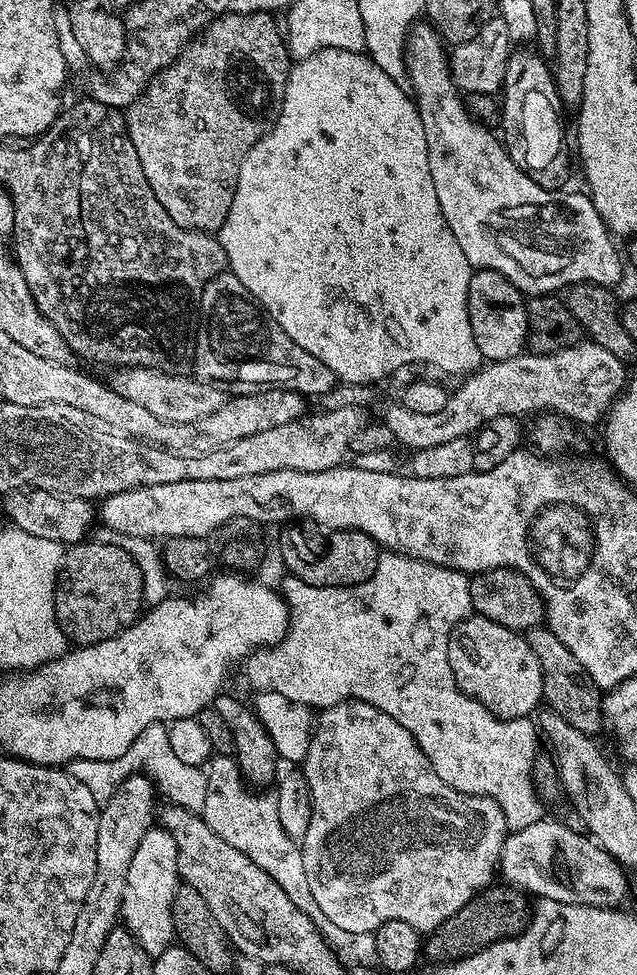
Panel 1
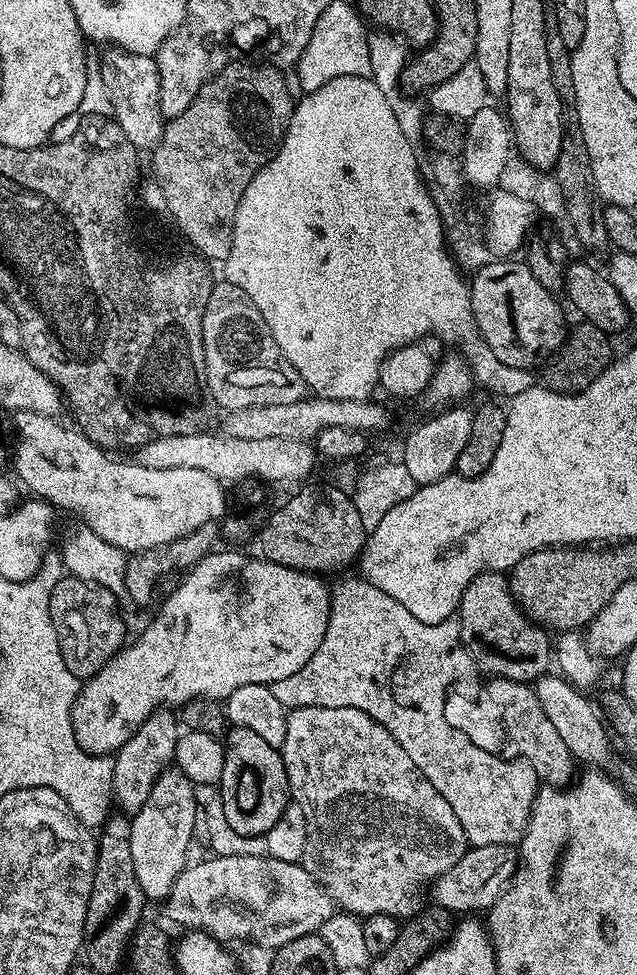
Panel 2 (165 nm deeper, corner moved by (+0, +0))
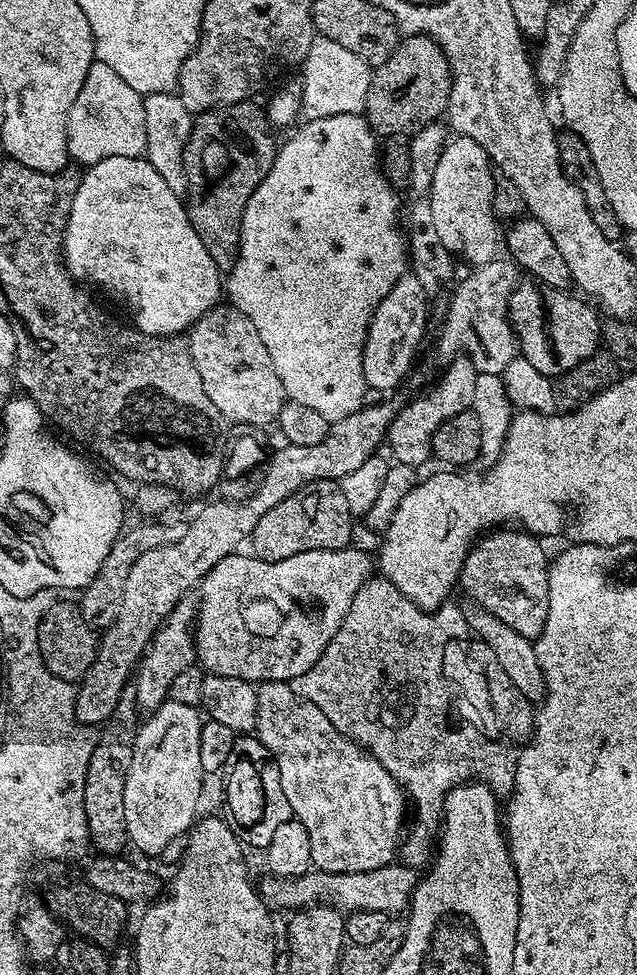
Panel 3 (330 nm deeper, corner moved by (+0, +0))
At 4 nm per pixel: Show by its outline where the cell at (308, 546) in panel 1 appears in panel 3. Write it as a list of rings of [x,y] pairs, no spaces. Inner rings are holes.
[[[337,481],[310,482],[310,486],[302,486],[302,490],[290,494],[290,498],[282,498],[278,506],[258,518],[258,526],[254,526],[250,537],[250,552],[259,560],[282,562],[306,550],[347,548],[353,543],[352,523],[350,502],[346,502],[346,494],[342,494]]]

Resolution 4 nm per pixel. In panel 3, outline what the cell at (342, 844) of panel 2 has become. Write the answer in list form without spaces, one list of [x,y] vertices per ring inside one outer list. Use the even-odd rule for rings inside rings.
[[[266,680],[257,687],[258,694],[258,722],[256,723],[255,735],[259,736],[260,741],[266,746],[266,750],[272,753],[278,766],[278,774],[282,782],[282,790],[286,790],[286,802],[290,802],[292,814],[295,819],[306,826],[306,834],[310,834],[310,858],[312,859],[312,868],[321,872],[369,872],[385,868],[386,865],[393,863],[397,859],[398,849],[402,844],[402,829],[404,824],[404,804],[406,808],[406,793],[400,787],[399,782],[392,777],[384,768],[384,763],[378,758],[374,758],[367,748],[361,748],[355,740],[349,740],[306,698],[302,698],[292,689],[291,683],[282,680]]]

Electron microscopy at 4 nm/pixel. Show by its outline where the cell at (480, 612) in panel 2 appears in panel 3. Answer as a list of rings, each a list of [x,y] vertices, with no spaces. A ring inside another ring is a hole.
[[[516,526],[489,531],[477,539],[458,581],[471,603],[482,606],[482,610],[488,610],[494,618],[506,622],[510,630],[518,630],[518,634],[530,641],[542,634],[546,614],[550,614],[550,556],[540,544],[543,543],[531,532]]]

